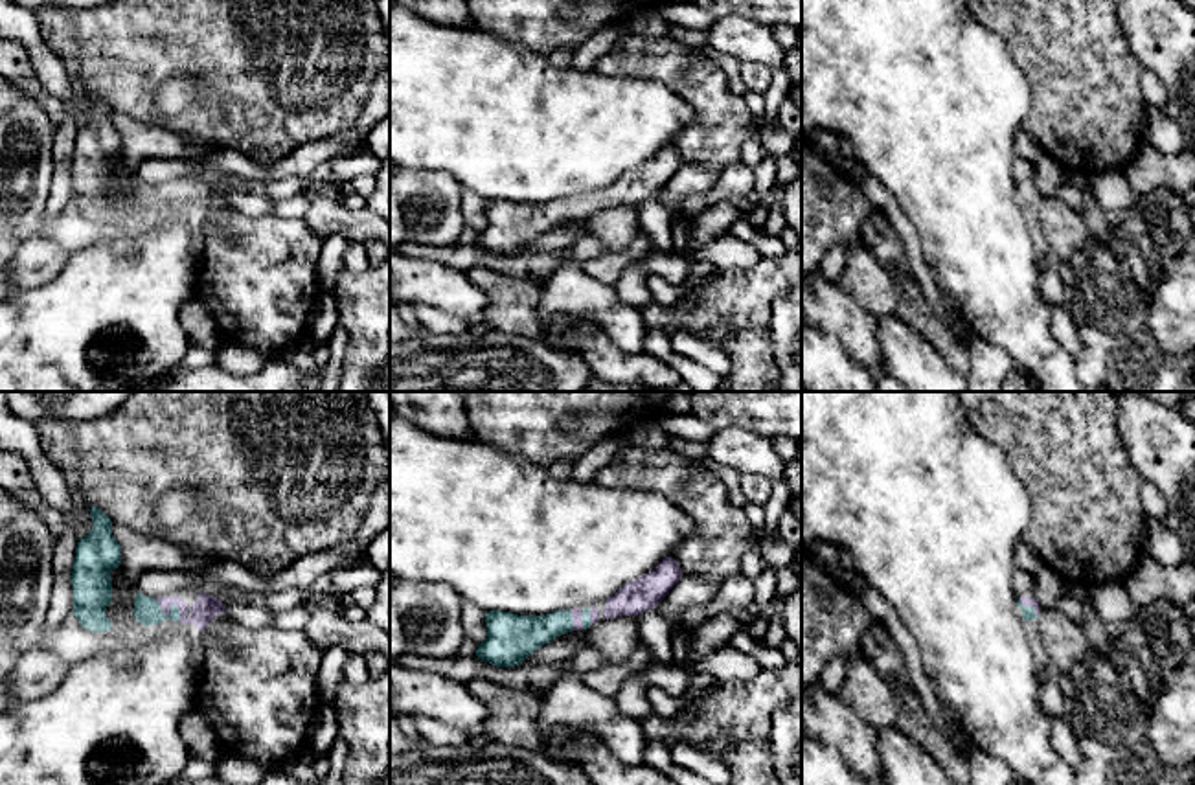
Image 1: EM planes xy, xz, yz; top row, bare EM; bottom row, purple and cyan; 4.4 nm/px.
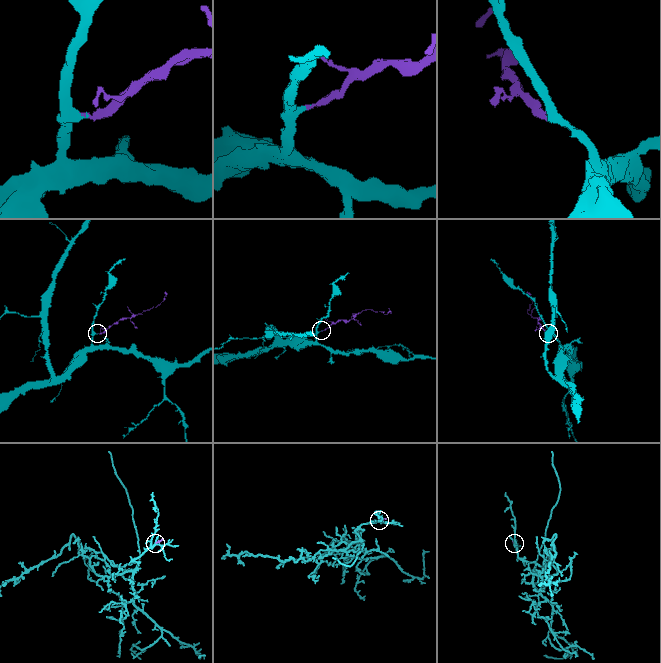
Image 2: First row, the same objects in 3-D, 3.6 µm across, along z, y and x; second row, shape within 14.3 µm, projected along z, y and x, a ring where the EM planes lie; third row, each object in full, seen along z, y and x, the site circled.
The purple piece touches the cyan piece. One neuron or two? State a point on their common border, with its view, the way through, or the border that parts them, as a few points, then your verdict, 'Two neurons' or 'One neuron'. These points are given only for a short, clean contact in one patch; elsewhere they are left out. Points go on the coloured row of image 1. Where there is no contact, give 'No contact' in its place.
Touches purple at xy (170, 611). Path across: xy (204, 609), (193, 620), (170, 611), (147, 611). One neuron

